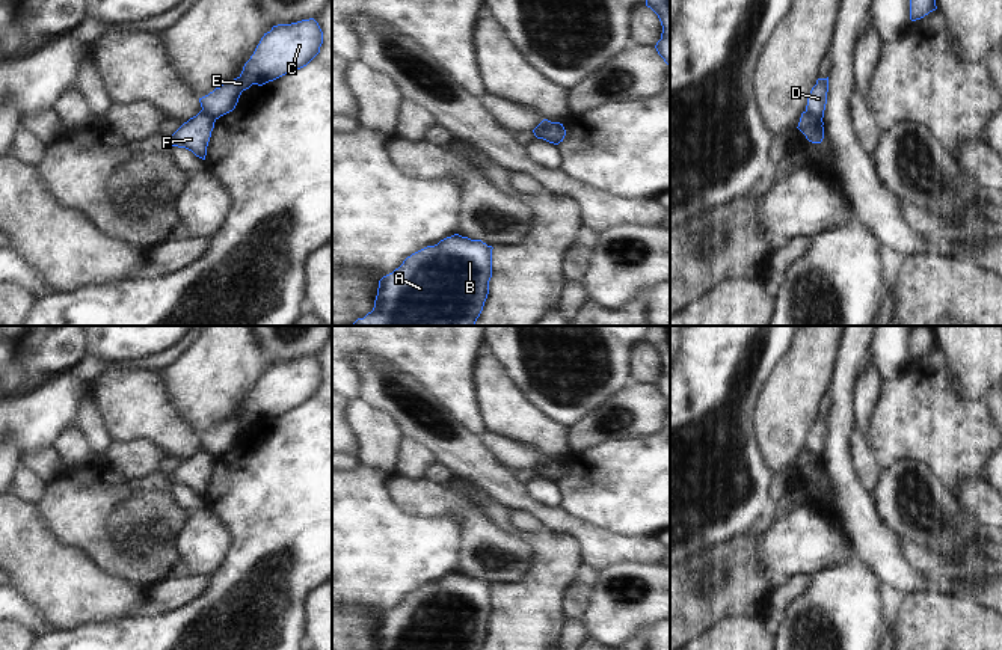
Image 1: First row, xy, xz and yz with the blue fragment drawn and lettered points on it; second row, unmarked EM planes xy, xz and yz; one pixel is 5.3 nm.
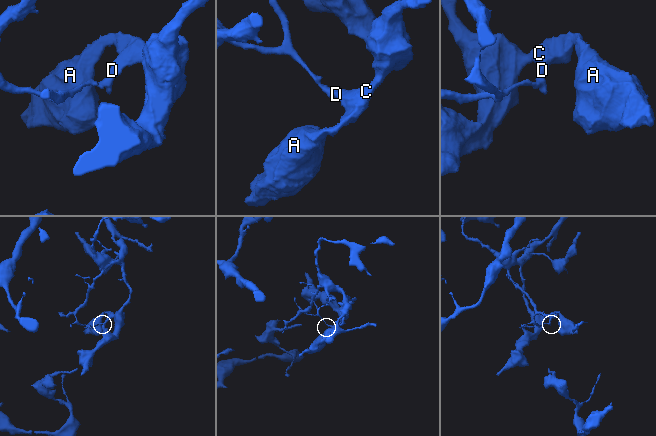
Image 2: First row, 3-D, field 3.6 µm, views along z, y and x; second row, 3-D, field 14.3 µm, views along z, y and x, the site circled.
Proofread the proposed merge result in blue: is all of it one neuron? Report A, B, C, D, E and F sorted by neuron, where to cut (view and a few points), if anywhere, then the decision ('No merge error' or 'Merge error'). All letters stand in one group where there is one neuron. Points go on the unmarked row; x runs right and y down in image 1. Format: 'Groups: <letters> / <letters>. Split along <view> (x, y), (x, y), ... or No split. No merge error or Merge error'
Groups: A B C D E / F. Split along xz (551, 460), (540, 475). Merge error

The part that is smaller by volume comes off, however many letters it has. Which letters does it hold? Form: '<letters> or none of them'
F

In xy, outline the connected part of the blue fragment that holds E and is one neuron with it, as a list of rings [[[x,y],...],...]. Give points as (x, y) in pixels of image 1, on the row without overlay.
[[[314,356],[273,363],[237,416],[199,436],[202,449],[214,457],[232,449],[243,428],[306,404],[320,391],[321,382],[323,369]]]

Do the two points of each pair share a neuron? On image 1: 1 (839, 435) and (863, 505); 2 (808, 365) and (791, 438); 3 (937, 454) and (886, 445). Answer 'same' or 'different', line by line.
1: same
2: same
3: same

